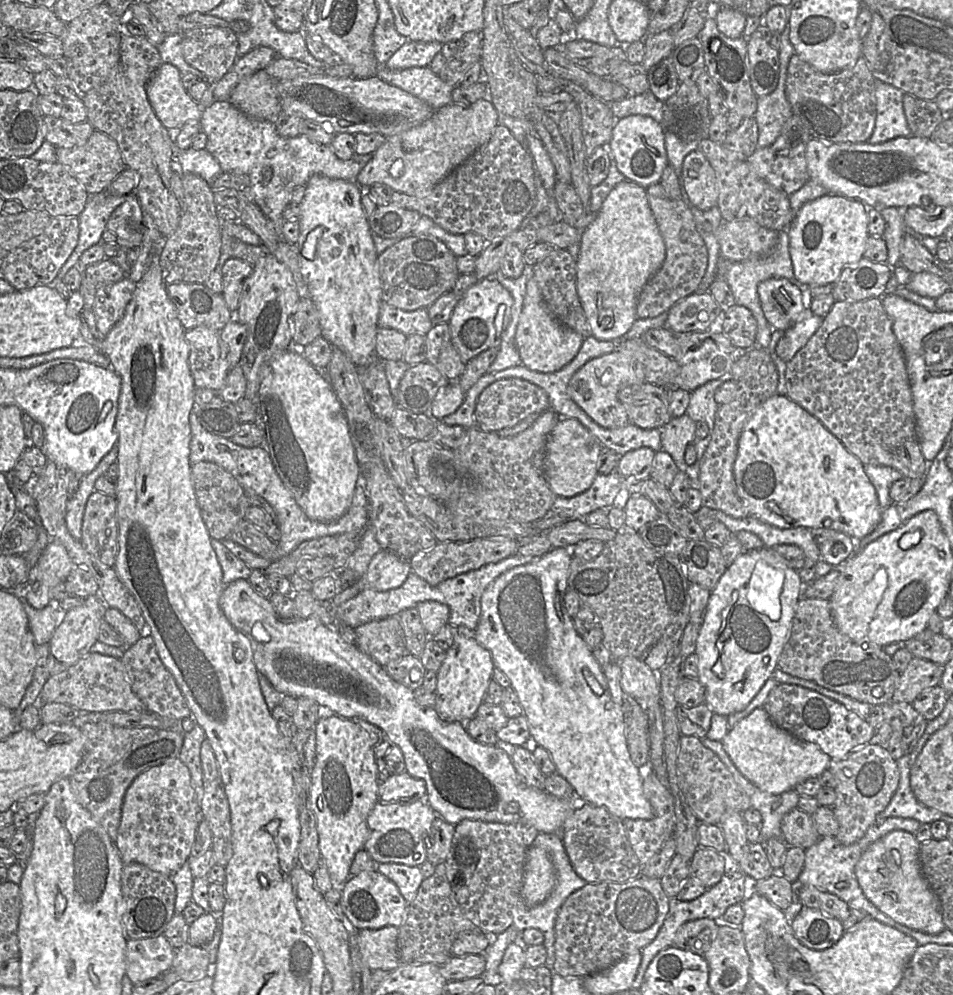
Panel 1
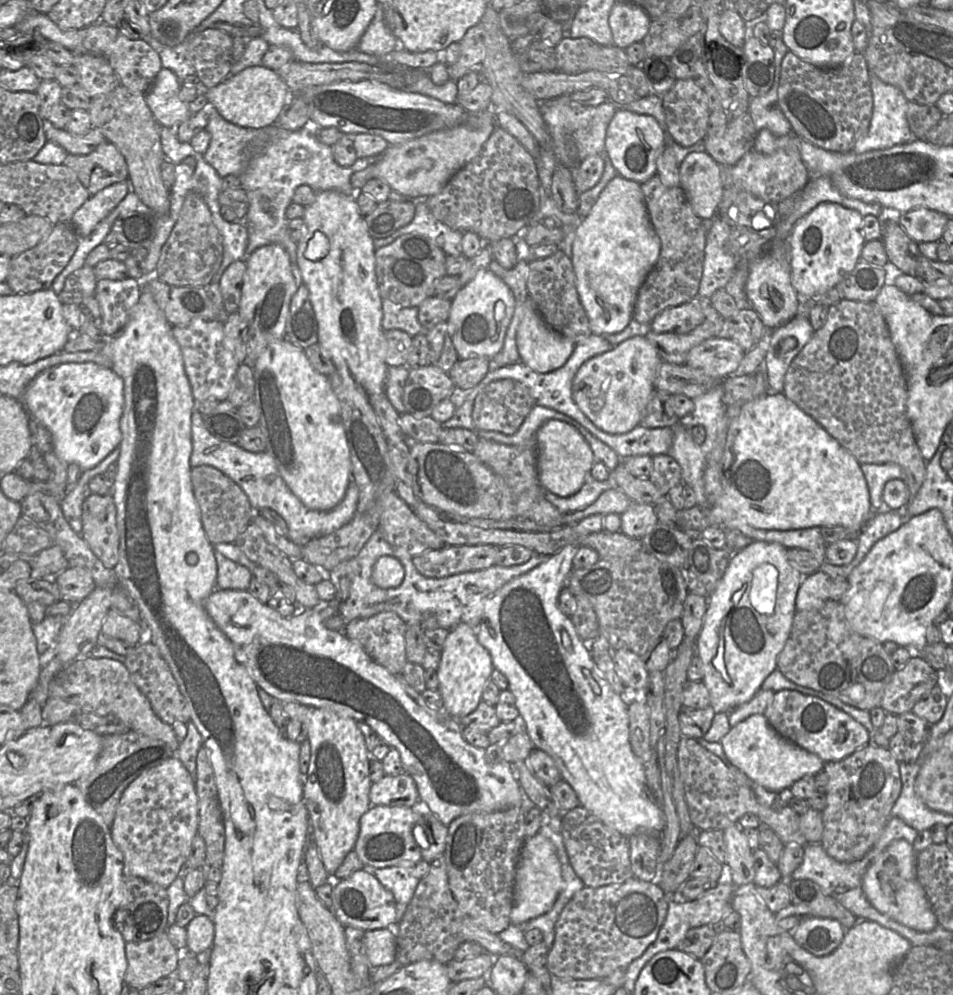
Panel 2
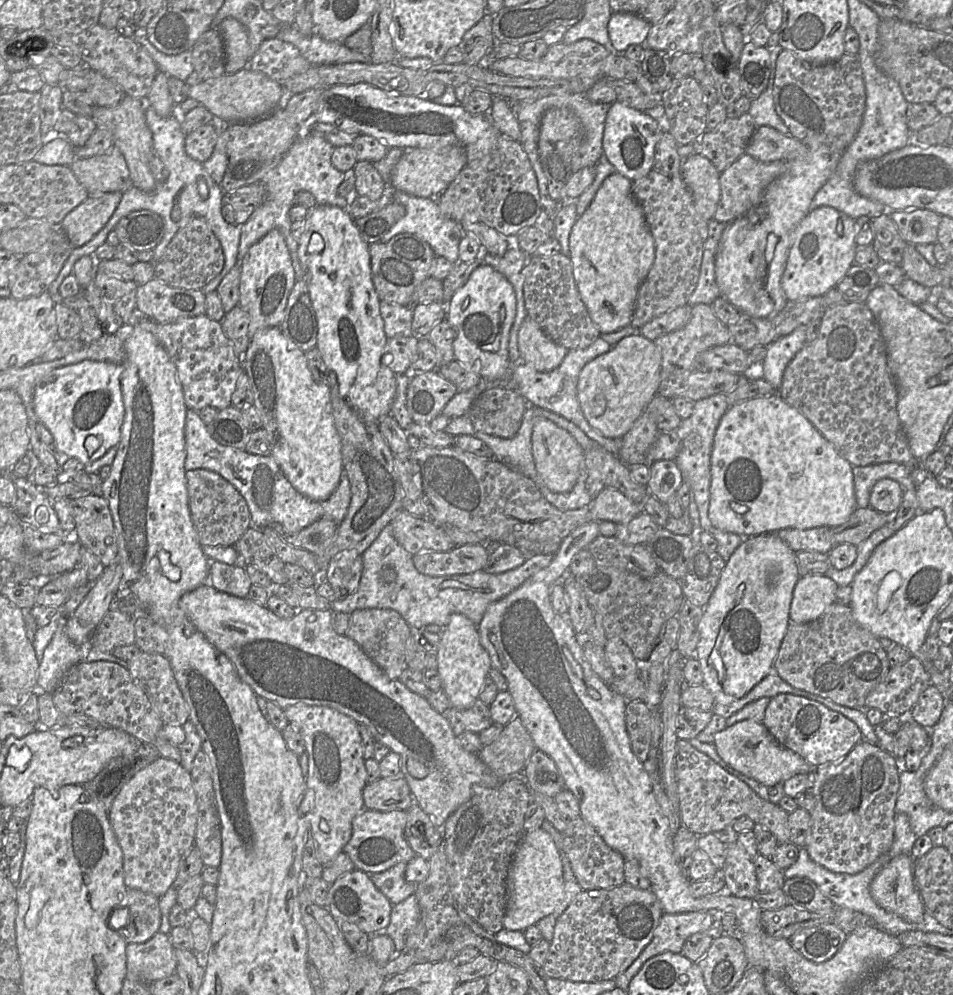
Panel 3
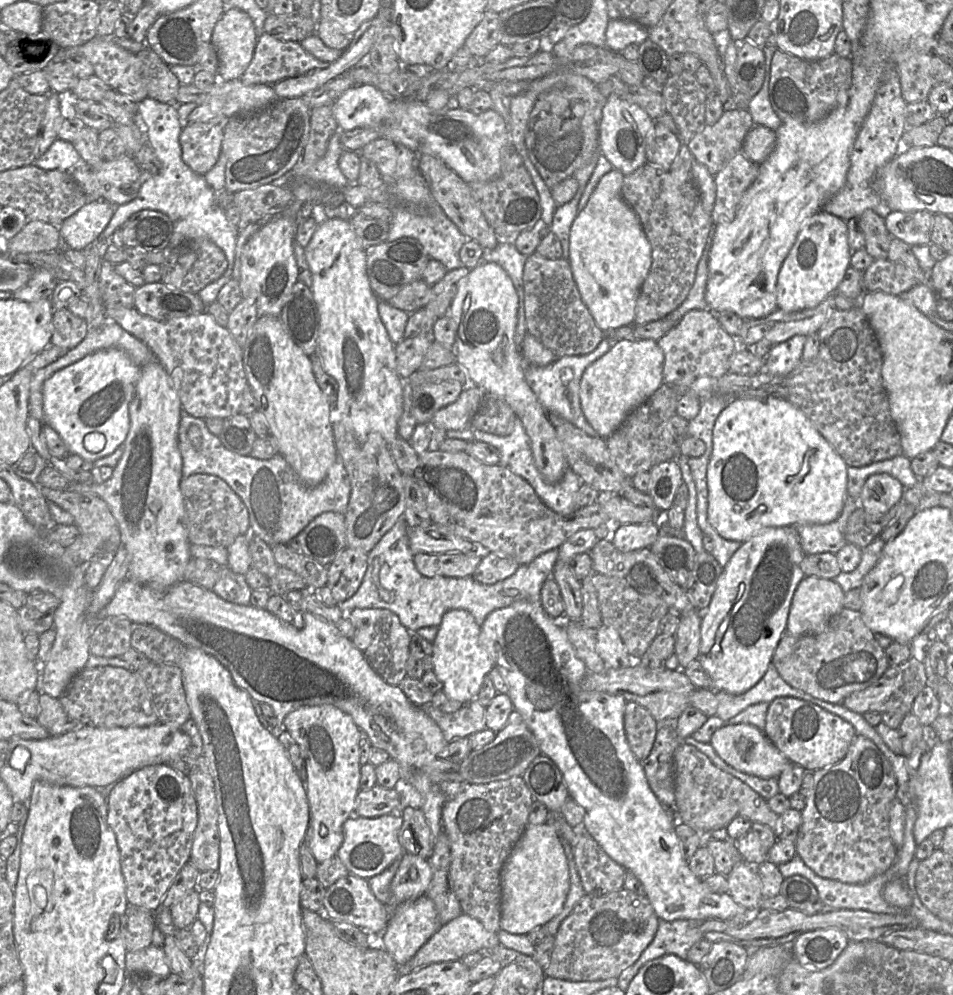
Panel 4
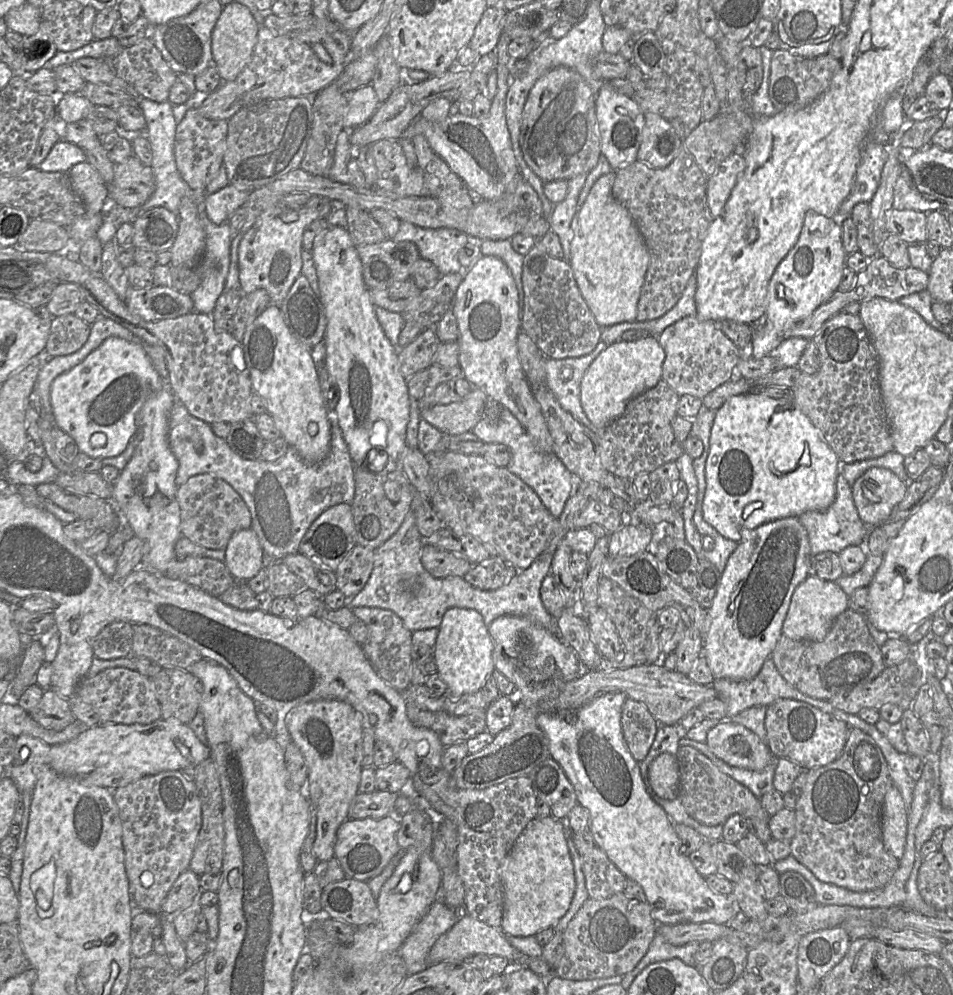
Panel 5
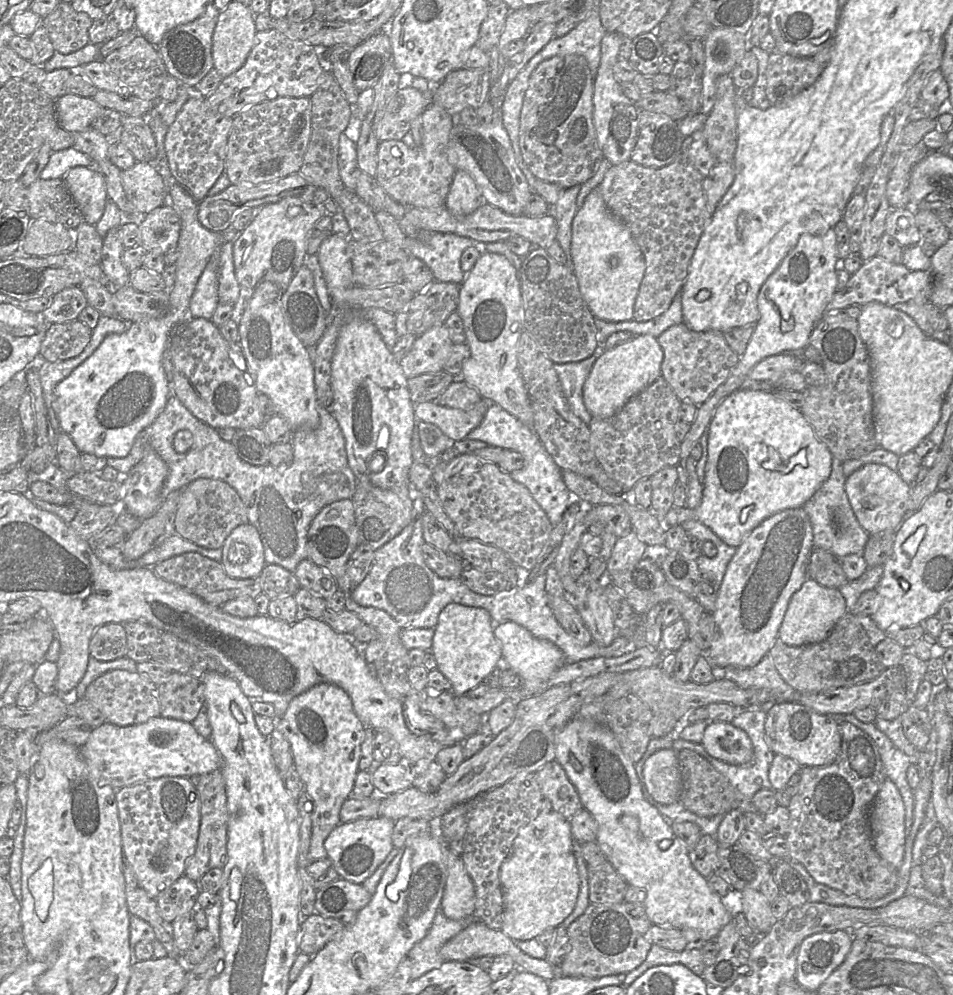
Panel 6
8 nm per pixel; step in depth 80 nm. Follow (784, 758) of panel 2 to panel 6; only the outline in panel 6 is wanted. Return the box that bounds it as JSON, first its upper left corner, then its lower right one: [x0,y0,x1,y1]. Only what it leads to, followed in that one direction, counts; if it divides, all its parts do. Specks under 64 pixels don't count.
[701,721,753,765]

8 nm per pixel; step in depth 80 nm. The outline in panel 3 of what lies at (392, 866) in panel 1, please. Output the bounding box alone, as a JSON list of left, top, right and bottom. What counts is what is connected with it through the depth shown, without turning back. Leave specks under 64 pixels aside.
[369,862,418,906]

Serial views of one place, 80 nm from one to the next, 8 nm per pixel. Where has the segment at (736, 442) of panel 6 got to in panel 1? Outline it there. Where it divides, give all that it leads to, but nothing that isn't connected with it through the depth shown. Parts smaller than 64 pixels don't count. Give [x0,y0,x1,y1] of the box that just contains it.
[733,394,883,540]

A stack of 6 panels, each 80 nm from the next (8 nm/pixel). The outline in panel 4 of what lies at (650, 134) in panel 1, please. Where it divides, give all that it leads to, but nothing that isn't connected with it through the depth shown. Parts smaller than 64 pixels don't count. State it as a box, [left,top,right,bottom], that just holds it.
[599,95,653,176]

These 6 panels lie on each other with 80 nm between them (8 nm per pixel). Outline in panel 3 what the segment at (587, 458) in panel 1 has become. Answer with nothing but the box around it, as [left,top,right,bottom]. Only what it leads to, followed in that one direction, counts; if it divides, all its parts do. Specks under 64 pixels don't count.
[532,418,585,493]

